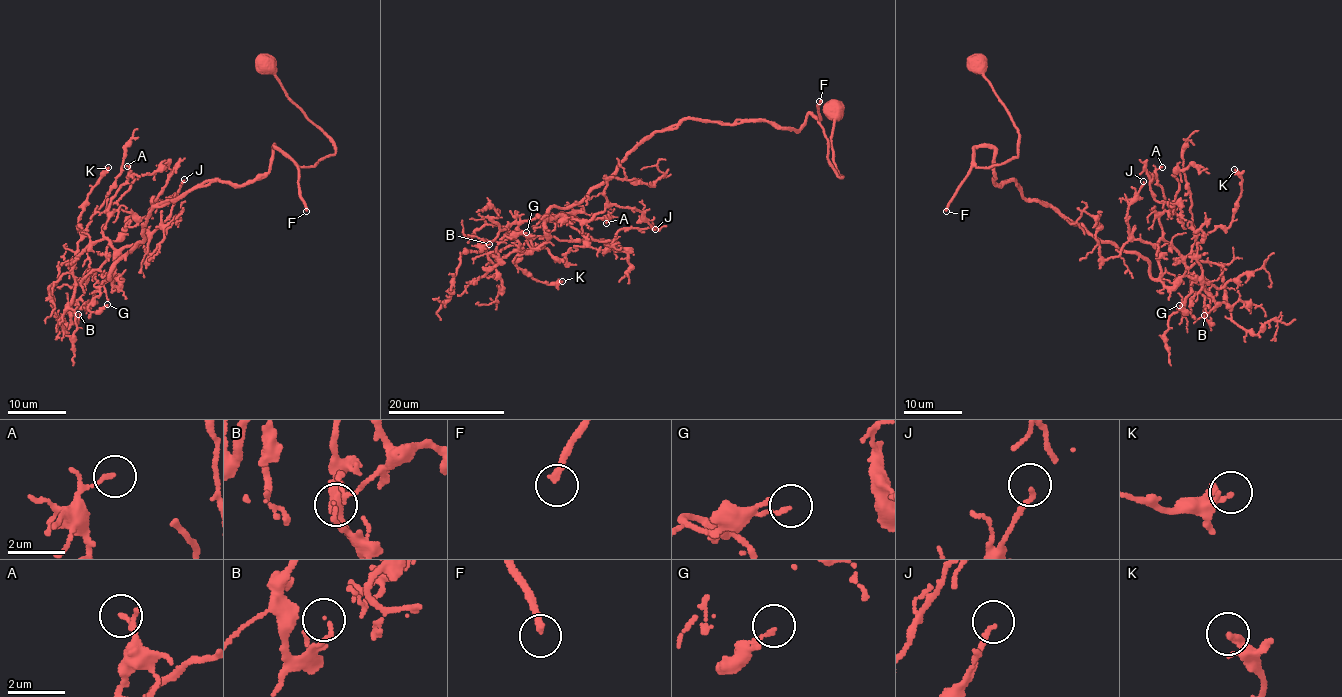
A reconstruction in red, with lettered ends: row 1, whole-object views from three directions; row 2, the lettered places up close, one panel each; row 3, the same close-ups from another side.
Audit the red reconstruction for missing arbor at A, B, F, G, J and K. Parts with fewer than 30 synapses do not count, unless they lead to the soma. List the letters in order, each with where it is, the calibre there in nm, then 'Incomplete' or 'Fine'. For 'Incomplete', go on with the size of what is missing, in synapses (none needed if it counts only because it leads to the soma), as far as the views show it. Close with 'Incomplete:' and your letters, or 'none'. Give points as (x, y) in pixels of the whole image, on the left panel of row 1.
A: Place: (127, 166). Thickness 110 nm. Fine
B: Place: (78, 314). Thickness 90 nm. Fine
F: Place: (306, 211). Thickness 240 nm. Incomplete. Roughly 40 synapses
G: Place: (107, 304). Thickness 140 nm. Fine
J: Place: (184, 179). Thickness 150 nm. Fine
K: Place: (108, 167). Thickness 180 nm. Fine
Incomplete: F

